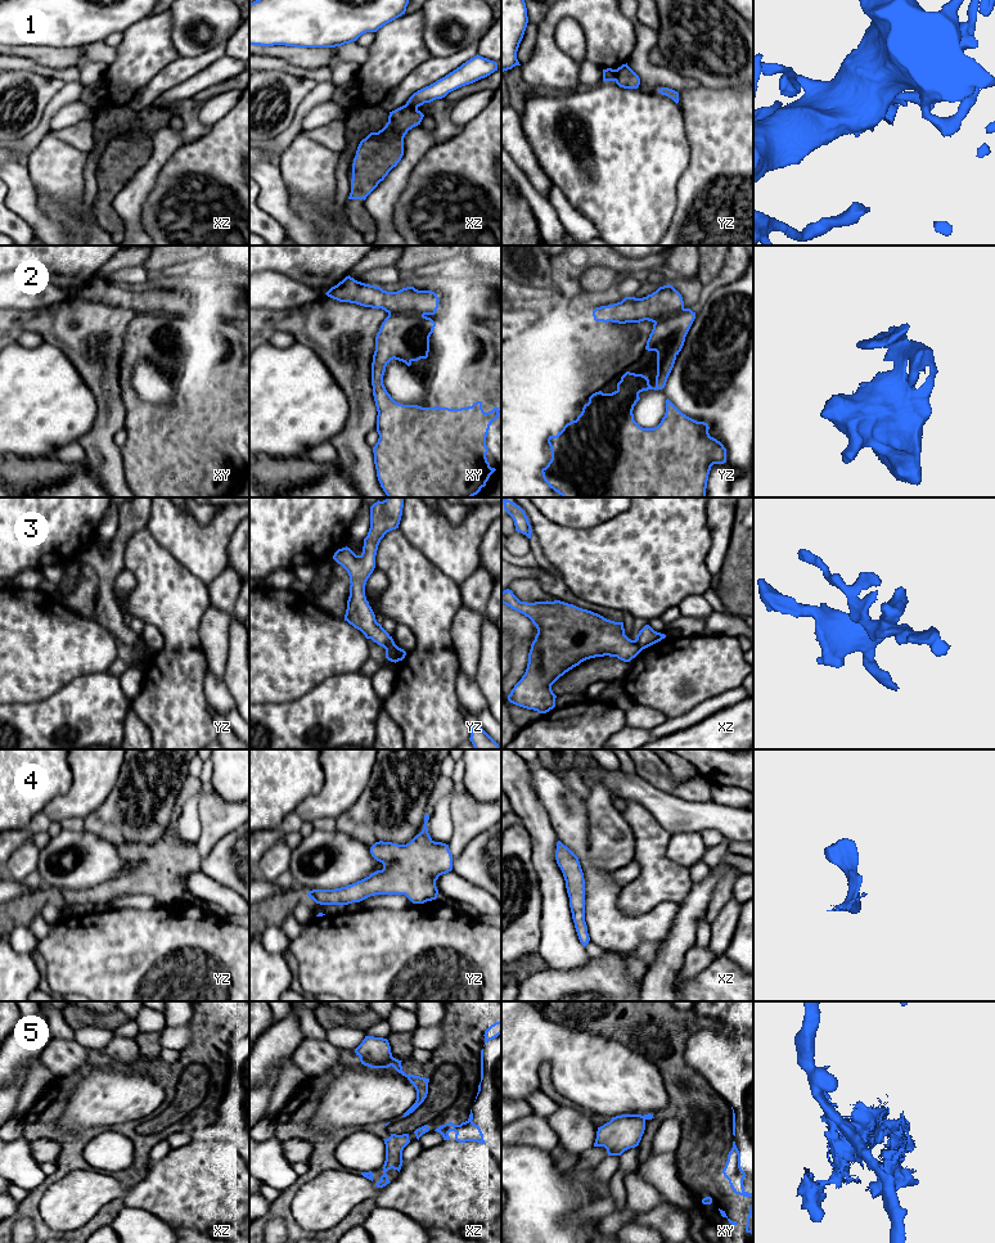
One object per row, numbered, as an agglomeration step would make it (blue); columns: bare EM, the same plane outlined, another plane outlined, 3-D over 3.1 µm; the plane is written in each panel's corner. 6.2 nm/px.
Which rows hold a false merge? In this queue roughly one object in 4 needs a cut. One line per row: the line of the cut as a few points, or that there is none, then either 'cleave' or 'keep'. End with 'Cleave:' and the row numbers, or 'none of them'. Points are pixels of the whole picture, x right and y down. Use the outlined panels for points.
1: xz (405, 104), (417, 108) | cleave
2: no cut | keep
3: xz (634, 640), (642, 649) | cleave
4: no cut | keep
5: xz (391, 1055), (390, 1064) | cleave
Cleave: 1, 3, 5

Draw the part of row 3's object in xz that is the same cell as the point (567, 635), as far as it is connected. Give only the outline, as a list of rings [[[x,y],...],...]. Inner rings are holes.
[[[509,589],[501,593],[501,603],[528,617],[537,629],[526,672],[508,695],[515,706],[546,713],[555,707],[551,685],[581,662],[604,656],[630,662],[641,652],[625,635],[623,622],[573,604],[521,602]]]

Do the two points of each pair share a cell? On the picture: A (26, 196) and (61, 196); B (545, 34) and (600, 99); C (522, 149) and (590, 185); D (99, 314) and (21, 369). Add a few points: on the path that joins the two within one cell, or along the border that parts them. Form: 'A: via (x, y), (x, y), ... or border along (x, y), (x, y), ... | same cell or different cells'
A: border along (27, 167), (37, 199), (57, 219) | different cells
B: border along (580, 86), (568, 91), (550, 93) | different cells
C: border along (522, 127), (540, 169), (550, 180) | different cells
D: border along (44, 341), (55, 346), (75, 366) | different cells

